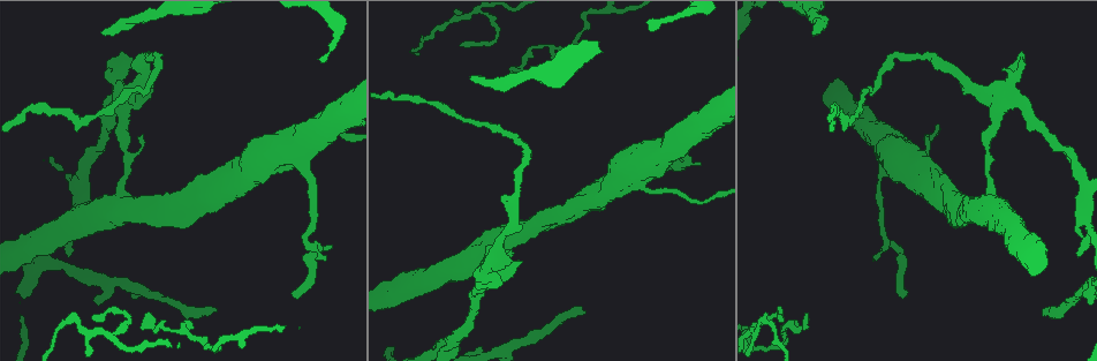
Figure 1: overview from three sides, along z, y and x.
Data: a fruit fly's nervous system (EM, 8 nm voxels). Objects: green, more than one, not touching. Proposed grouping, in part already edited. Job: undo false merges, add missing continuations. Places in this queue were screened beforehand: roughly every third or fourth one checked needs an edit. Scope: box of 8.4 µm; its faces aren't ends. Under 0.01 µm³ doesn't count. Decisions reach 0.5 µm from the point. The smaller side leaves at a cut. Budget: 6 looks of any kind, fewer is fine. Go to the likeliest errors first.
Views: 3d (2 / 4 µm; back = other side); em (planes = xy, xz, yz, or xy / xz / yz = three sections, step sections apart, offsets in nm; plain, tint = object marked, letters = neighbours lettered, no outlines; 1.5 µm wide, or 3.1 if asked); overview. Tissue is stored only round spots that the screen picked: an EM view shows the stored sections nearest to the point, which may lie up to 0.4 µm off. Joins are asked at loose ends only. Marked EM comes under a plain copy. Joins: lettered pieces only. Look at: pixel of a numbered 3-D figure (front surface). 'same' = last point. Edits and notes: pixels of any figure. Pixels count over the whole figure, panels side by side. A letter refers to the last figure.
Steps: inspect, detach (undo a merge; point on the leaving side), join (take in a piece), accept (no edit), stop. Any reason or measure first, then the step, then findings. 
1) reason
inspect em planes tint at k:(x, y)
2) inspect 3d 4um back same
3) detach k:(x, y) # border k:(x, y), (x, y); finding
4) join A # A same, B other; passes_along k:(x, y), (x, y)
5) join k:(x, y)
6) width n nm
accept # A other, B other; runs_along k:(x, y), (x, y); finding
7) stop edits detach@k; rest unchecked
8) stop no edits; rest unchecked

an open end
inspect em yz step 4 tint at 1:(817, 30)

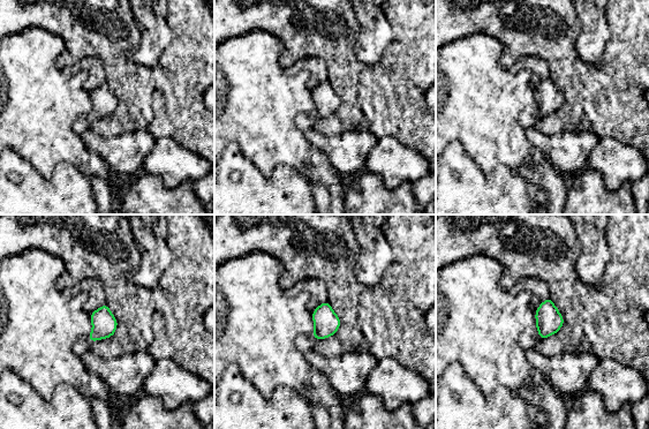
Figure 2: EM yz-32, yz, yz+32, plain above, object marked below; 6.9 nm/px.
cut it another way
inspect em planes tint same

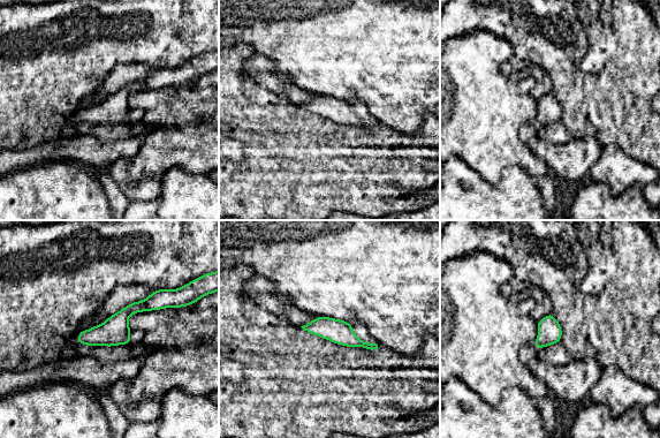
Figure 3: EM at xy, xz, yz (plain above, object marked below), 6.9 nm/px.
inspect em planes letters same

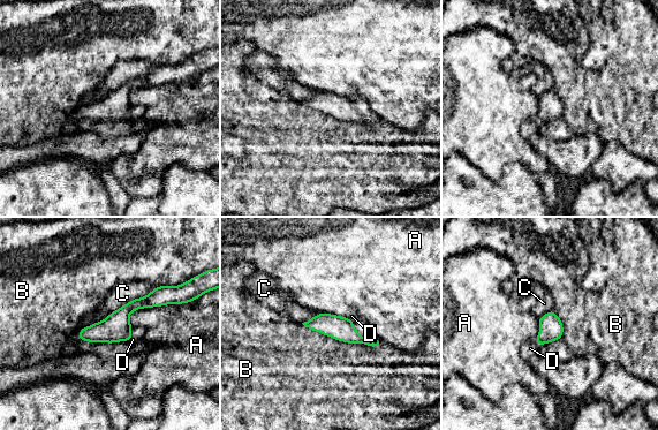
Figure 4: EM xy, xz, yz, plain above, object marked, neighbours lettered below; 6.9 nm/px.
join D # A other, B other, C other, D same; passes_along 4:(341, 329), (349, 319), (352, 316); the cell continues

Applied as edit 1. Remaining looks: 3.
see it whole again
inspect overview

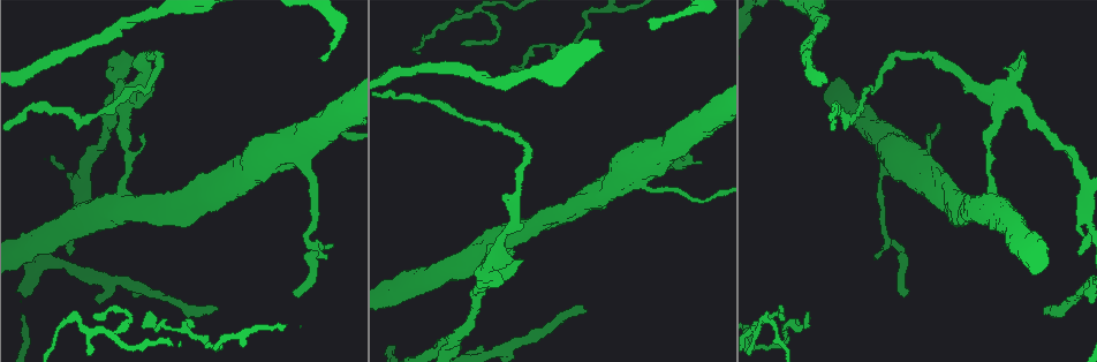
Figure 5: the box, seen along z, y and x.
abrupt turn
inspect 3d 2um at 5:(770, 321)

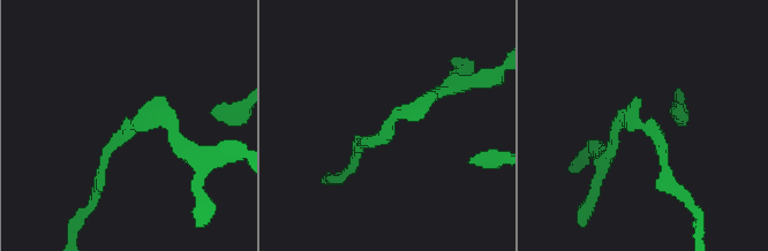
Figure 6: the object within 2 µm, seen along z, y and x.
now the EM
inspect em xz step 4 letters at 6:(133, 123)

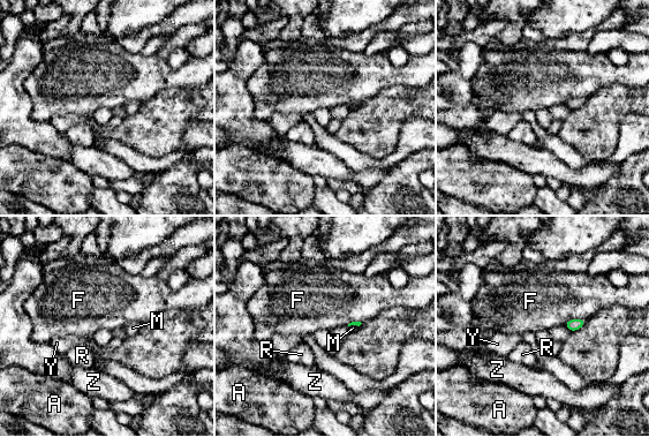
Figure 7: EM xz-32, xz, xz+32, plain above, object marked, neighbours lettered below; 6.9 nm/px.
accept # A other, F other, M other, R other, Y other, Z other; border 7:(564, 325), (571, 331); one cell here

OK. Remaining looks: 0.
stop edits join@4; rest unchecked

